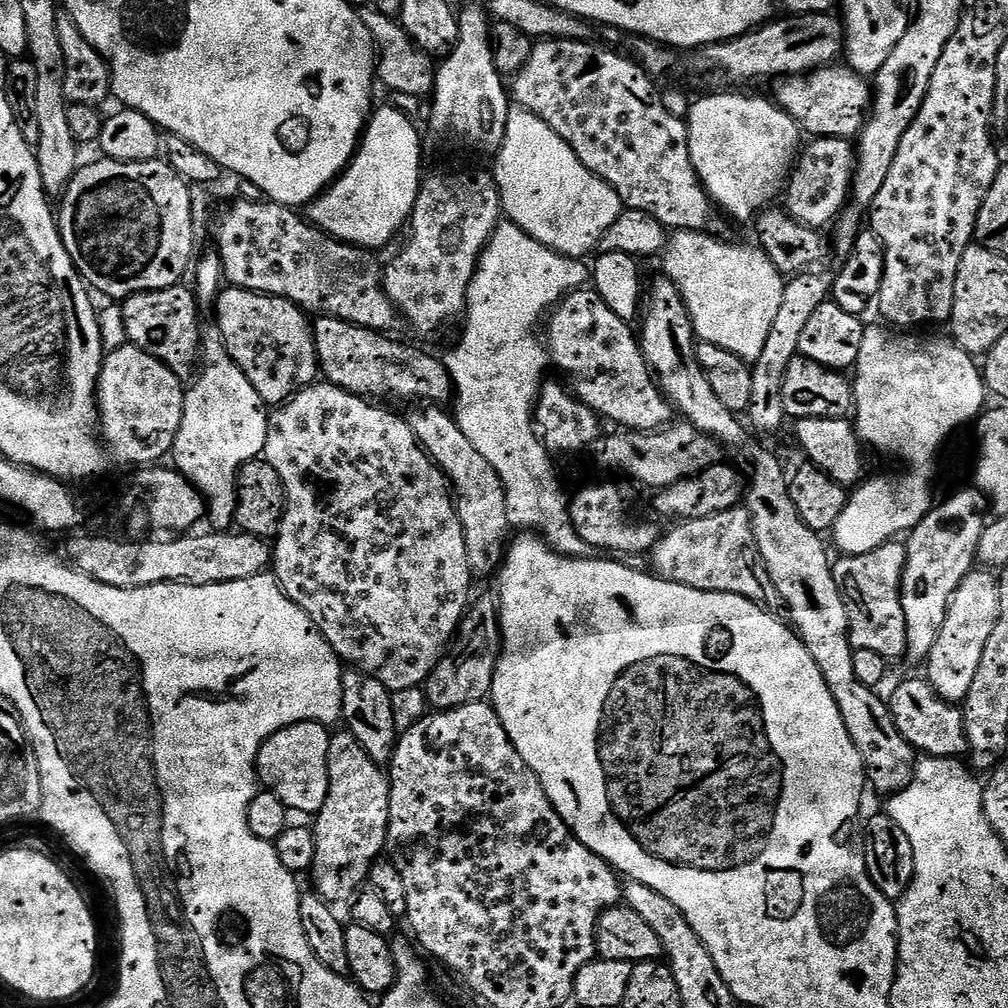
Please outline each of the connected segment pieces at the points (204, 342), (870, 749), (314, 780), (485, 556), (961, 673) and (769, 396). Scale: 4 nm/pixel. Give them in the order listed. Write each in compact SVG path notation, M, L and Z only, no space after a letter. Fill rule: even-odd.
M214 326L205 327L200 342L198 371L184 393L182 426L178 426L178 438L174 442L170 456L171 459L176 459L175 471L183 474L204 497L207 523L212 523L211 527L217 533L227 533L236 524L238 506L236 479L243 464L263 457L269 415L264 399L258 394L258 390L254 390L254 386L250 386L250 378L246 378L246 374L238 370L234 358L230 358L219 330Z
M660 274L657 275L658 278L652 284L652 289L647 289L646 292L646 307L642 312L642 320L644 316L644 333L641 331L639 333L638 339L640 341L640 350L643 352L646 362L648 363L649 368L652 369L652 375L655 376L657 384L660 385L660 391L663 392L664 396L668 399L668 403L672 405L673 409L677 413L680 412L685 421L689 424L693 424L698 430L702 430L706 434L710 434L715 440L720 441L724 445L725 449L732 450L732 448L737 448L746 459L752 463L752 476L750 472L750 491L746 496L746 507L750 518L752 519L752 529L754 530L754 538L758 542L758 550L762 554L764 559L764 565L766 570L770 574L770 582L774 582L774 586L778 590L778 594L784 600L784 608L786 612L789 612L792 615L792 620L790 619L791 627L794 629L797 636L799 636L800 641L806 646L806 650L810 650L810 658L814 658L814 662L818 666L818 670L822 670L822 678L826 682L826 686L830 690L830 694L834 698L834 702L838 706L838 710L842 714L842 722L846 722L846 730L850 734L850 738L854 742L854 746L858 750L858 754L862 758L864 763L864 774L867 780L867 783L870 785L871 791L872 788L877 792L881 798L887 798L895 795L896 792L901 792L901 790L912 781L912 775L916 773L916 762L918 759L918 753L915 748L911 748L907 742L902 738L902 734L898 730L898 726L894 722L892 717L891 707L886 703L885 697L884 700L879 695L881 694L877 689L871 688L870 686L862 686L862 682L858 682L858 674L854 670L854 649L850 638L848 637L848 615L846 614L846 602L842 598L842 594L838 590L838 586L834 582L834 574L832 573L833 561L828 560L828 552L824 549L824 540L825 537L821 533L810 530L810 526L806 526L806 522L802 522L802 518L798 518L798 509L794 507L794 498L790 498L788 493L788 481L790 479L789 473L786 471L784 473L784 468L780 465L780 460L772 452L767 452L762 445L759 444L757 437L753 435L751 431L742 423L741 417L737 413L726 410L726 406L722 406L721 400L718 399L718 394L714 394L714 389L710 387L710 378L704 372L704 368L698 362L698 354L696 353L696 345L698 343L698 337L696 331L692 329L692 319L690 314L686 310L686 302L682 298L682 294L678 290L678 286L674 281L668 279L667 276Z
M307 720L278 730L260 748L256 759L259 783L274 793L293 813L315 814L322 810L328 793L328 742L330 732L325 725Z
M416 402L409 408L412 409L406 412L406 419L410 430L414 430L425 454L444 471L454 489L458 522L462 522L462 534L466 538L466 552L473 573L477 577L488 576L491 572L493 575L504 563L506 545L510 540L506 494L502 478L498 478L498 470L494 470L494 466L474 450L470 438L462 434L451 411L431 402Z
M973 570L966 578L962 578L948 607L938 642L934 642L934 650L930 650L926 661L928 683L949 704L959 705L966 694L970 694L970 685L978 675L978 665L982 663L986 642L990 642L994 626L998 626L1001 610L1000 581L991 571Z
M805 270L785 283L782 302L778 306L778 315L774 317L774 326L770 326L770 334L766 334L762 354L758 354L758 358L751 361L752 387L746 420L749 420L747 423L753 433L776 432L786 423L786 406L782 402L786 366L790 366L790 362L794 362L794 358L800 355L804 327L808 325L809 319L818 310L818 306L822 306L829 299L832 281L831 275L819 276L816 270Z

